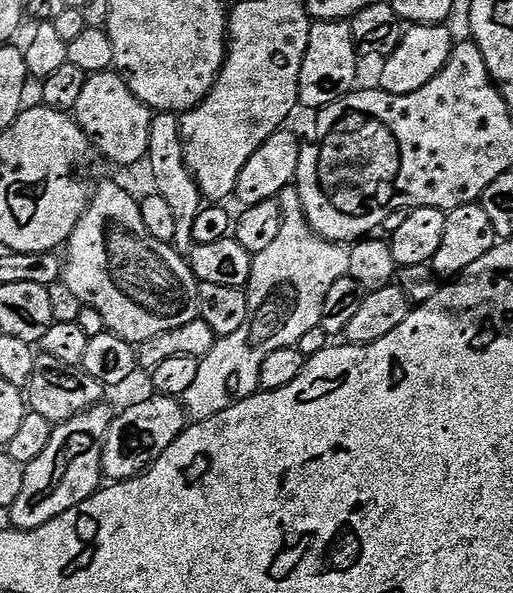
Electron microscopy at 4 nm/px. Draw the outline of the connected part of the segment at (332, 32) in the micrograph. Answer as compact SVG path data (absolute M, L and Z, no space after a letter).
M315 21L310 30L310 42L306 46L306 58L300 71L300 104L319 110L353 91L357 87L356 56L358 57L358 49L349 21Z

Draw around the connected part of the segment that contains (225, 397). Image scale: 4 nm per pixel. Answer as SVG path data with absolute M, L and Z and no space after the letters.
M295 187L284 188L278 199L284 211L282 230L278 230L278 238L274 238L267 250L252 257L252 273L246 289L248 300L254 306L252 314L242 330L219 337L210 354L199 357L198 374L182 397L185 413L193 421L214 418L214 414L222 414L222 410L261 391L262 362L274 350L297 347L303 336L320 328L322 306L326 294L330 294L330 286L350 270L349 249L323 240L313 230L304 217L304 207Z

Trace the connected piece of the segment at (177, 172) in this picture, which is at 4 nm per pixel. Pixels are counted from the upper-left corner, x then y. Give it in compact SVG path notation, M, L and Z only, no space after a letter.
M161 112L152 117L147 164L149 170L152 171L152 180L156 183L155 195L166 198L174 214L174 230L176 231L174 247L177 252L187 254L194 247L192 243L194 218L198 218L201 208L205 207L206 199L200 191L198 182L192 177L192 170L188 167L184 157L184 143L180 133L179 119L171 112Z

